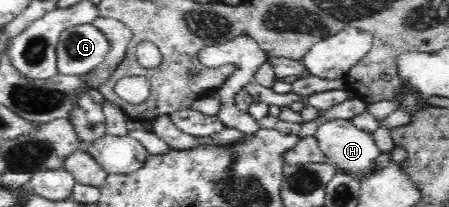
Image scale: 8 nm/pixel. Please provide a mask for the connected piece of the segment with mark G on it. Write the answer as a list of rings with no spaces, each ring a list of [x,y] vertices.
[[[92,23],[71,25],[61,31],[56,49],[57,65],[63,75],[87,74],[108,56],[109,38]]]

